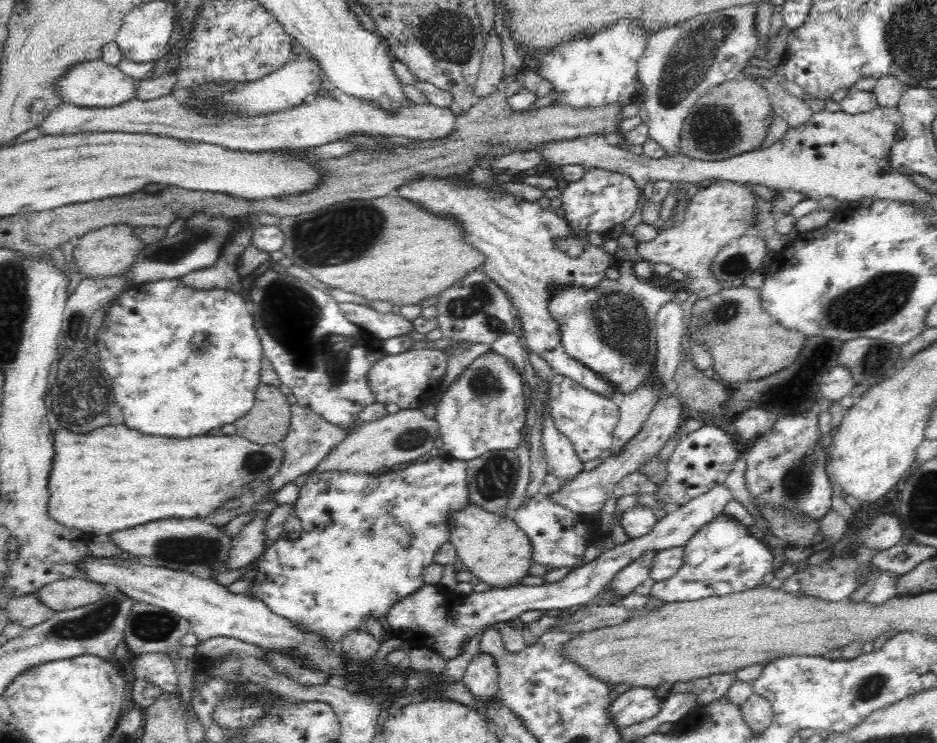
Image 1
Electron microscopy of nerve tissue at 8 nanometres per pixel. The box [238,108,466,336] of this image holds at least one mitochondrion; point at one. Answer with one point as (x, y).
(357, 225)

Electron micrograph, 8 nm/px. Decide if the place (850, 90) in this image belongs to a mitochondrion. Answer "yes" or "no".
no

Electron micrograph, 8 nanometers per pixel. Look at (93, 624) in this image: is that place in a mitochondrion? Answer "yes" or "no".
yes

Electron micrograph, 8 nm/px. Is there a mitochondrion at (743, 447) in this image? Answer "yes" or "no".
no

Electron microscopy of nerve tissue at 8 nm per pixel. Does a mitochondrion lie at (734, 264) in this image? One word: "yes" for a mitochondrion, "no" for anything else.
yes

